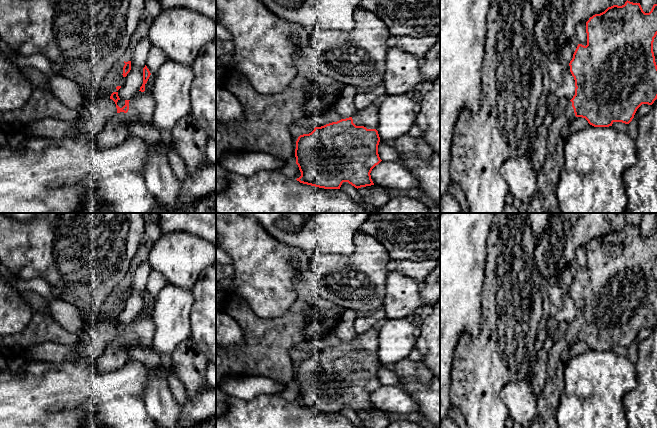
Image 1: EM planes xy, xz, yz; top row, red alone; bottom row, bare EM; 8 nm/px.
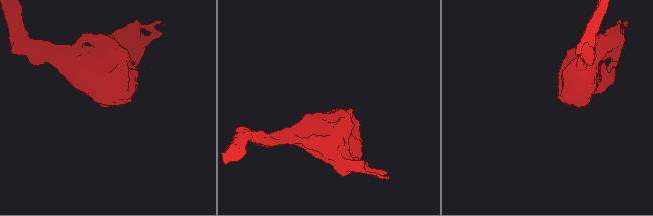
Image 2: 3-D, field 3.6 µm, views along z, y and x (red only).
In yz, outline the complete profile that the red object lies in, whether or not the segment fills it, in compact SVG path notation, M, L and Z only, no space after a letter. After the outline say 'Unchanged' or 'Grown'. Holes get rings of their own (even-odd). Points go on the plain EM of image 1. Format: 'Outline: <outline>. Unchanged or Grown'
Outline: M628 224L622 230L613 229L611 231L608 231L604 236L600 238L595 238L589 242L589 244L586 246L586 257L587 257L587 269L584 270L582 268L578 268L573 278L573 282L569 287L570 296L575 304L575 311L576 311L575 319L571 324L569 324L565 336L558 342L554 343L552 348L548 351L547 379L543 391L537 396L537 415L529 428L559 428L556 413L562 391L565 387L564 369L568 364L569 360L571 359L569 351L576 341L585 342L588 345L588 347L594 351L609 351L612 350L614 346L622 346L625 348L629 348L634 342L637 333L642 328L652 329L654 325L657 323L657 289L655 286L655 280L653 276L653 266L654 262L657 259L657 228L653 229L649 237L645 237L643 235L640 227L633 227Z. Grown

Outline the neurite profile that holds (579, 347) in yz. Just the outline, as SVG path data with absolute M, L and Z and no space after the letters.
M576 341L575 344L571 347L569 354L570 354L570 357L573 358L585 353L589 349L590 348L585 342Z

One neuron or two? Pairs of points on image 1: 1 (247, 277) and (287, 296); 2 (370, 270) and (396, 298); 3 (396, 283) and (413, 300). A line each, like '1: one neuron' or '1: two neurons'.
1: one neuron
2: two neurons
3: one neuron

